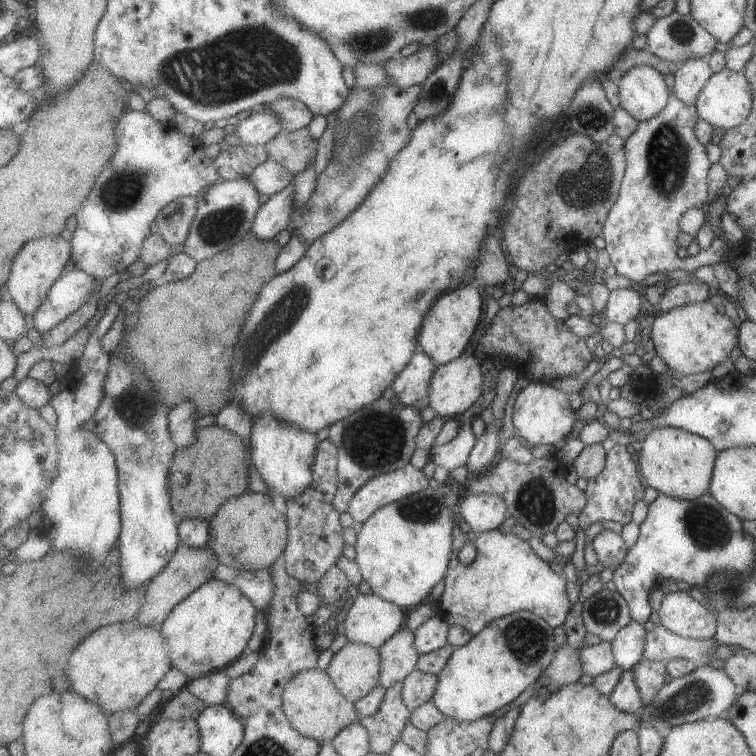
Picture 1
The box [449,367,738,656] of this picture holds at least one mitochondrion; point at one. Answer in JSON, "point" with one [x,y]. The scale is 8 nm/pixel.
{"point":[709,529]}

